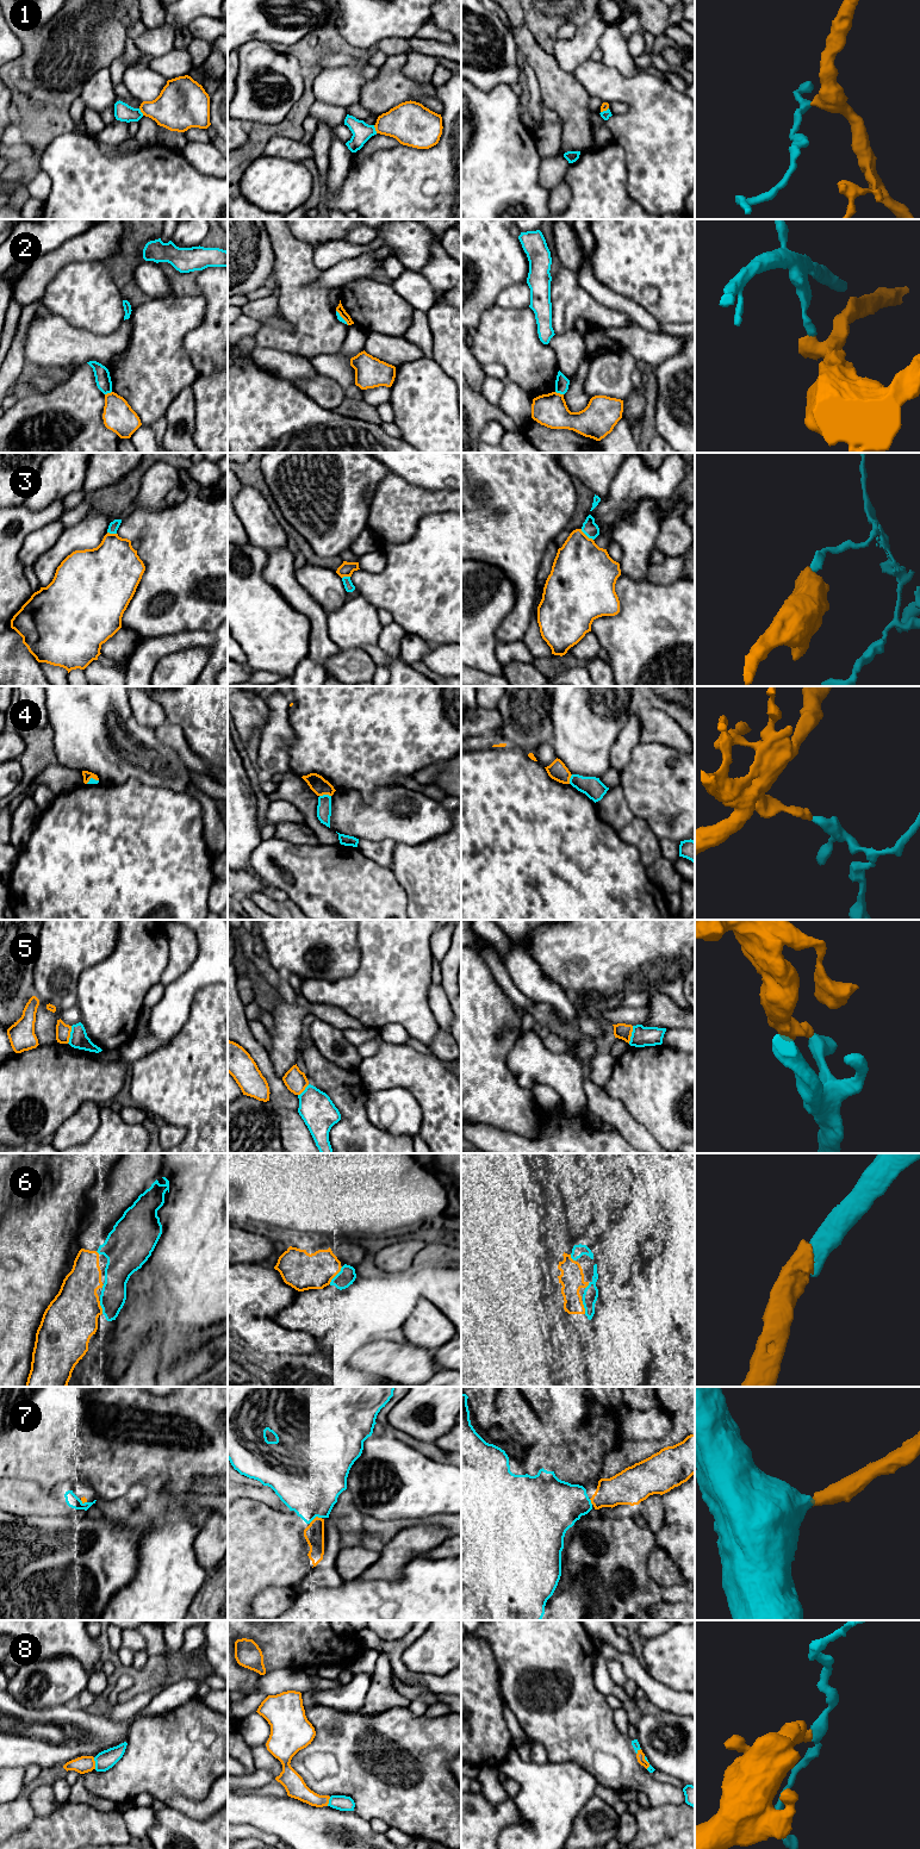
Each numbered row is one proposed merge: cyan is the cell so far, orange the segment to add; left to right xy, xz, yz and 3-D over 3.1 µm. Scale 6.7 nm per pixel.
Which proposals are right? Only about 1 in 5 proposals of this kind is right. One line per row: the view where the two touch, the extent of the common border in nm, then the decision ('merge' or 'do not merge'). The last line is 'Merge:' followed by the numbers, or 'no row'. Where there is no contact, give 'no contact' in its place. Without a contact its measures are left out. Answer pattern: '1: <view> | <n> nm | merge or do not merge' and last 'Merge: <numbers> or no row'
1: xz | 60 nm | do not merge
2: yz | 60 nm | do not merge
3: yz | 120 nm | do not merge
4: xz | 80 nm | do not merge
5: xy | 120 nm | do not merge
6: xz | 150 nm | merge
7: xz | 100 nm | merge
8: xy | 80 nm | do not merge
Merge: 6, 7

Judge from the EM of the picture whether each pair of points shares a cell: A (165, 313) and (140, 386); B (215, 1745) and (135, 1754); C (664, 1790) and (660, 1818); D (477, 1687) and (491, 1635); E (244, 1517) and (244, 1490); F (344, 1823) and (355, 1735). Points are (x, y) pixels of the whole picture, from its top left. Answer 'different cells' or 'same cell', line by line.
A: same cell
B: same cell
C: different cells
D: different cells
E: different cells
F: different cells

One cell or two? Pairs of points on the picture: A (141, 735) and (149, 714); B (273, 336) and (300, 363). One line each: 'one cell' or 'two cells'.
A: two cells
B: two cells

